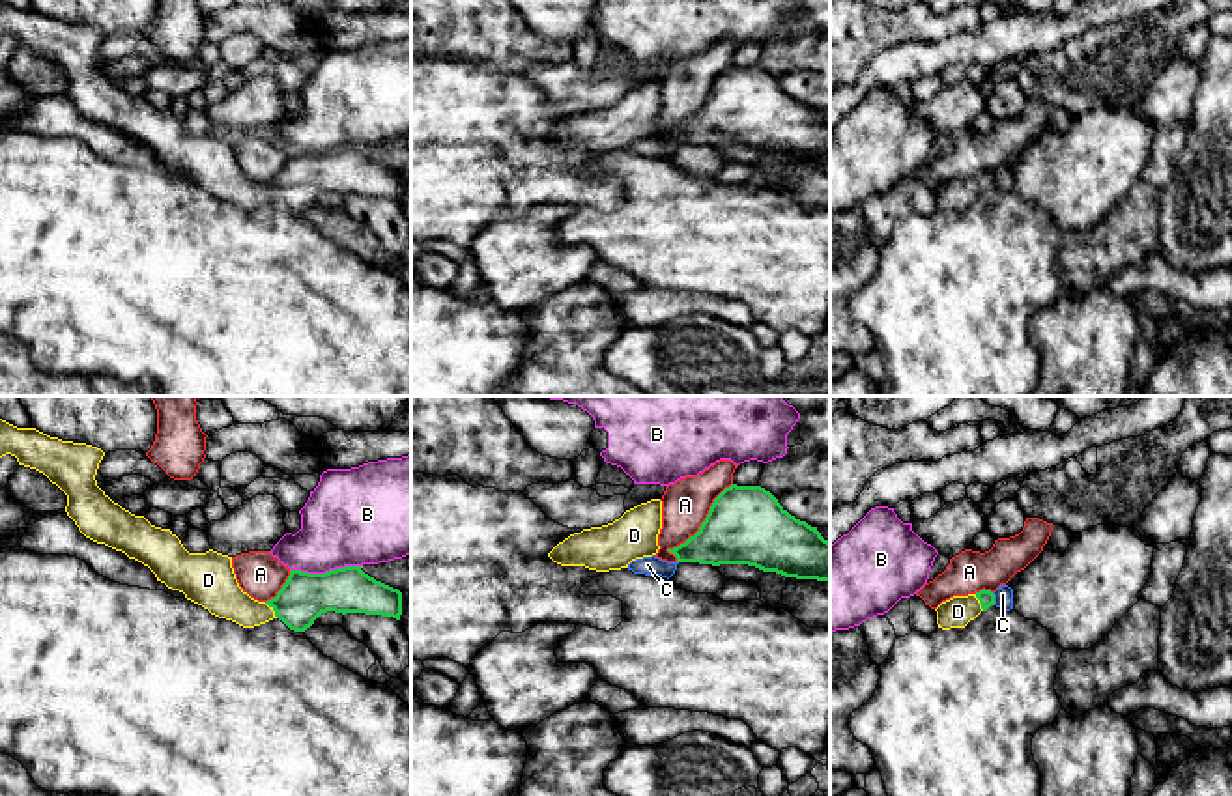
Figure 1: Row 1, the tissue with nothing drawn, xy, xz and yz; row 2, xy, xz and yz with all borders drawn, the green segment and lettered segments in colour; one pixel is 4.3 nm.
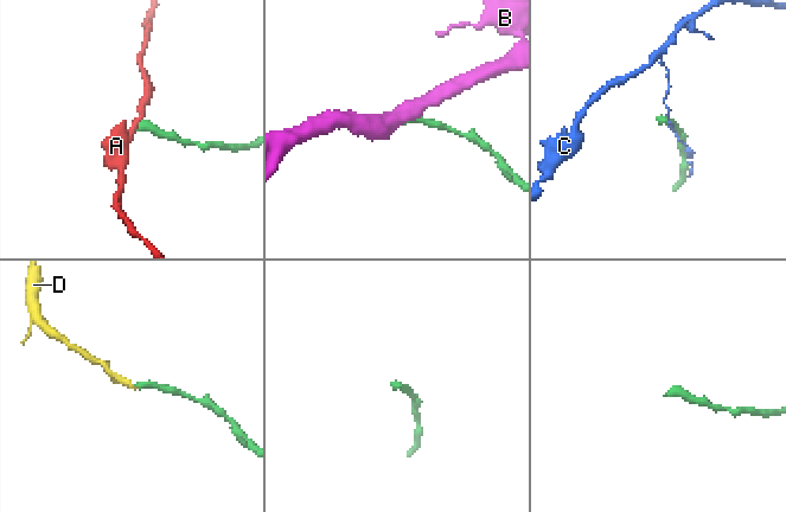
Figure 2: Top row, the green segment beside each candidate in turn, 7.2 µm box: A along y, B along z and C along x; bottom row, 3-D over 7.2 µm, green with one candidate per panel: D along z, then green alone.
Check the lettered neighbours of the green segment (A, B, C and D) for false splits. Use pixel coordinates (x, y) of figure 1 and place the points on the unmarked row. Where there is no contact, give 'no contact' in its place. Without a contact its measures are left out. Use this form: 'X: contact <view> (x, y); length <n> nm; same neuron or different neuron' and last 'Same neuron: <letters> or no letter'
A: contact xz (701, 107); length 420 nm; different neuron
B: contact xy (326, 154); length 300 nm; different neuron
C: contact yz (993, 180); length 60 nm; different neuron
D: contact xy (273, 191); length 90 nm; same neuron
Same neuron: D

